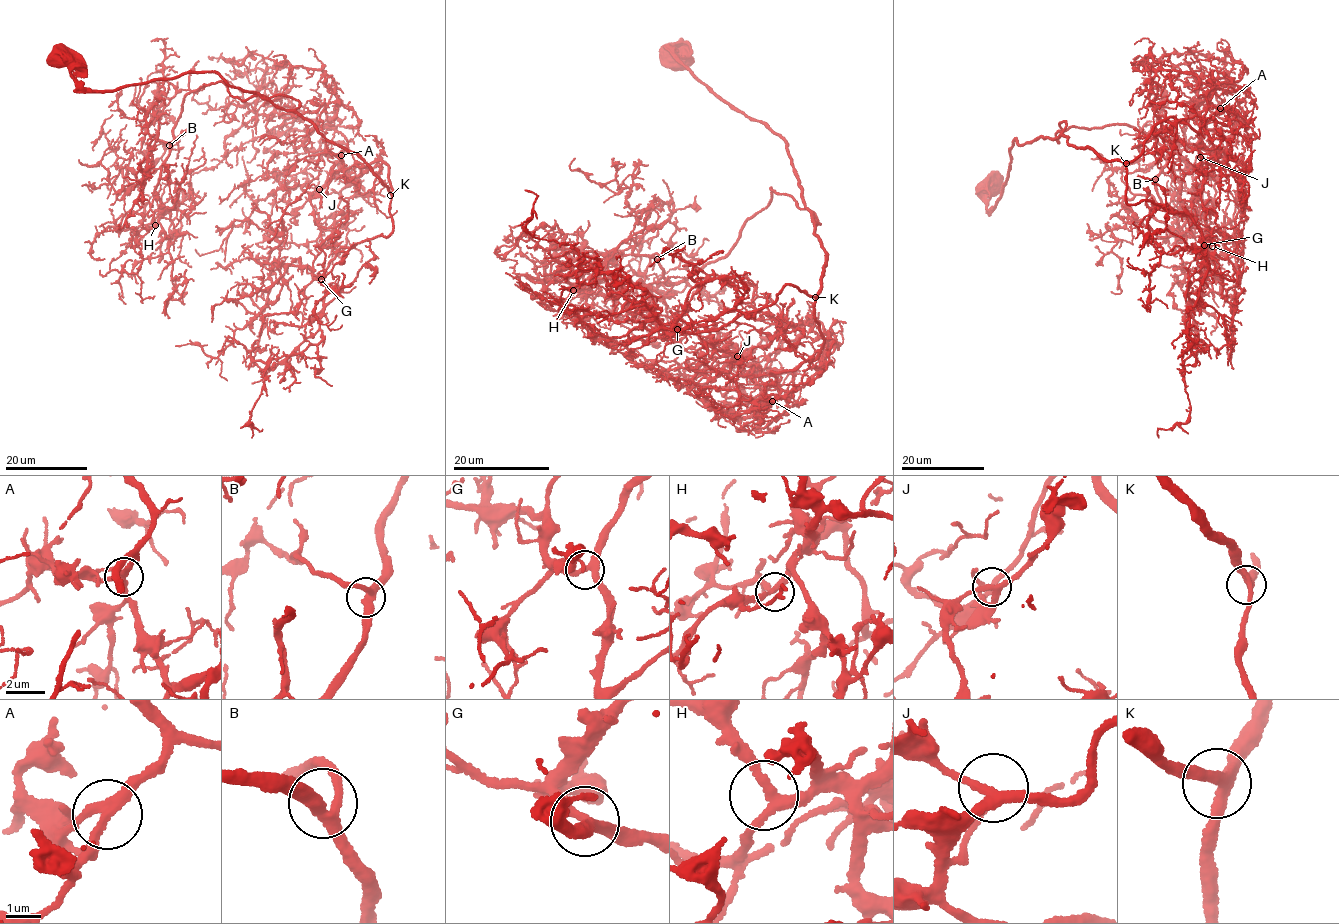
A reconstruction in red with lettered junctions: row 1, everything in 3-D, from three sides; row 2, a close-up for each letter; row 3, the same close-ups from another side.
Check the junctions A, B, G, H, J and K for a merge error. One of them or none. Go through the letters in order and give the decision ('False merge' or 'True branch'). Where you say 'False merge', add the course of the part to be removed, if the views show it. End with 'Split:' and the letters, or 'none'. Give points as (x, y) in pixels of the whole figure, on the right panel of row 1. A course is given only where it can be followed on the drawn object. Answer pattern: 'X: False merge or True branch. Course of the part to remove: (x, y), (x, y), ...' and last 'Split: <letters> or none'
A: True branch
B: True branch
G: True branch
H: True branch
J: True branch
K: True branch
Split: none

